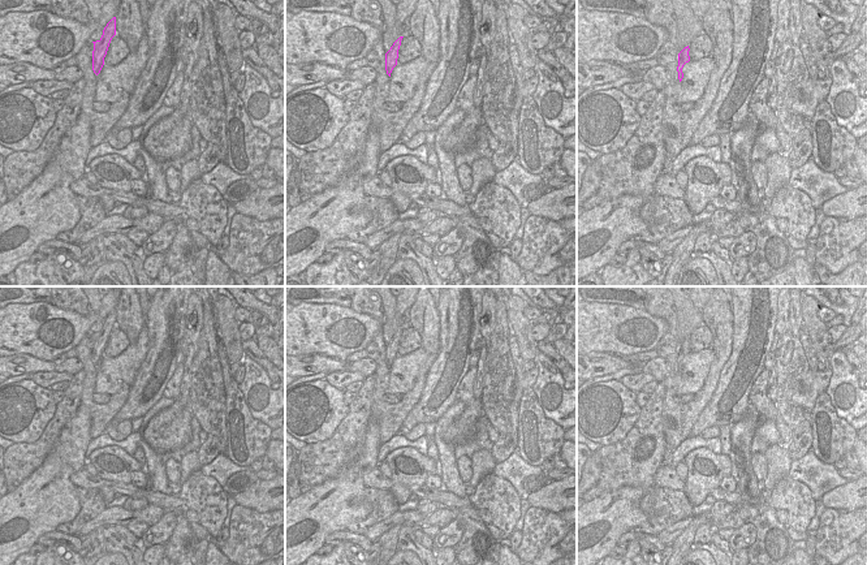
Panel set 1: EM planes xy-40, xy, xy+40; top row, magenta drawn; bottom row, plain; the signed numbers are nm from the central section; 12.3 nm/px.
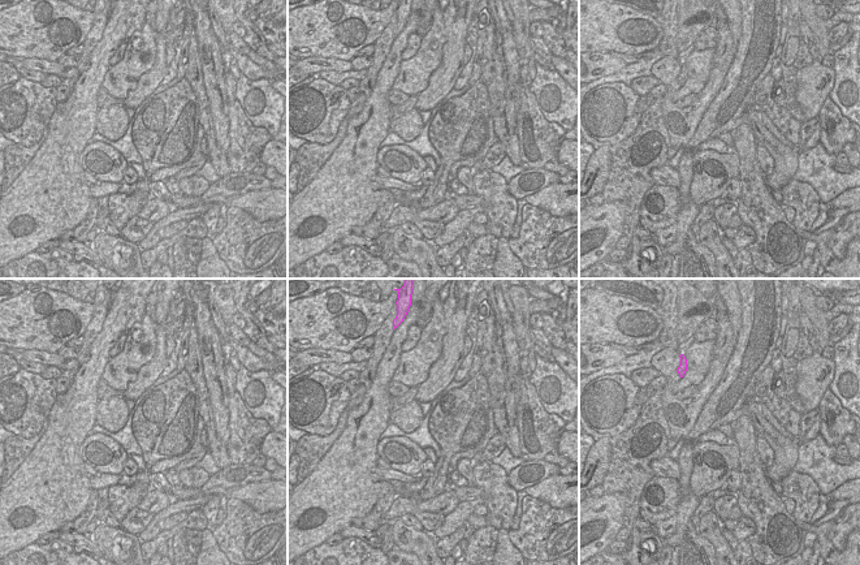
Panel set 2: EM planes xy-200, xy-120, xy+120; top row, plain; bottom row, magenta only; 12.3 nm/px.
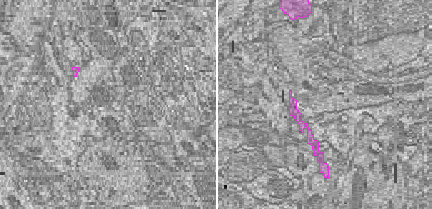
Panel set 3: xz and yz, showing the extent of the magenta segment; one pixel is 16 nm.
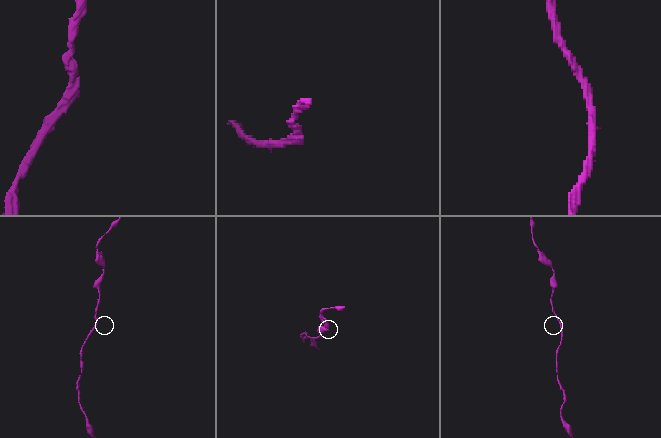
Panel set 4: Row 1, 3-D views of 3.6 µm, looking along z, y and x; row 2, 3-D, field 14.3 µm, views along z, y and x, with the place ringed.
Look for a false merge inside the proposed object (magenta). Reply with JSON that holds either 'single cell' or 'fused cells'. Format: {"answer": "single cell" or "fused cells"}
{"answer": "single cell"}

